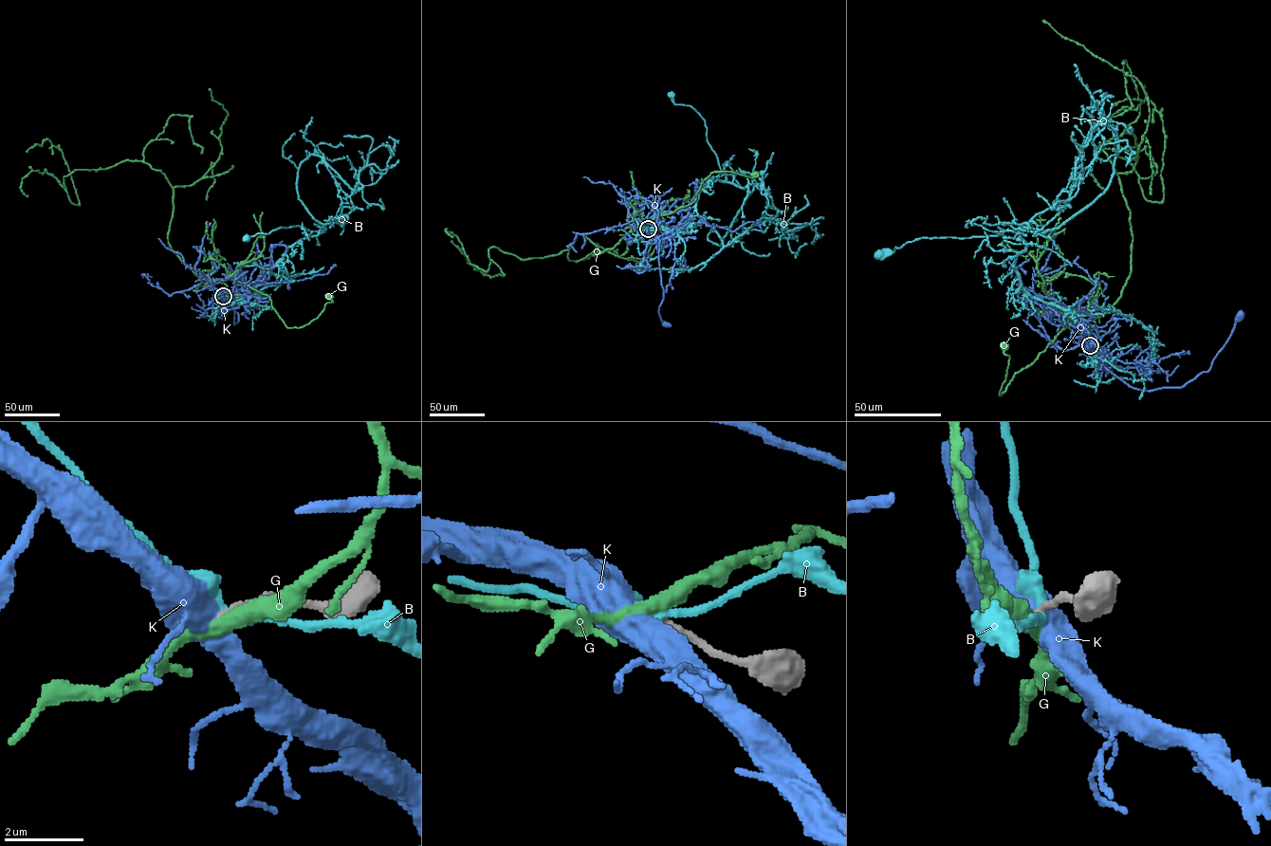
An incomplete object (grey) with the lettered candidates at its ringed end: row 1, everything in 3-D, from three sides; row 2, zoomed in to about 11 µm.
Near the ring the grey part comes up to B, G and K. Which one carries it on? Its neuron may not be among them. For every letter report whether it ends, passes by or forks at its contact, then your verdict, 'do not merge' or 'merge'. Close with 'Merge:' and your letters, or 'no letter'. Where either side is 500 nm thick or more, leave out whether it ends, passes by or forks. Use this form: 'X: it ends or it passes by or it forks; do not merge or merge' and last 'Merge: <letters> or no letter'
B: it passes by; do not merge
G: it passes by; do not merge
K: it forks; do not merge
Merge: no letter

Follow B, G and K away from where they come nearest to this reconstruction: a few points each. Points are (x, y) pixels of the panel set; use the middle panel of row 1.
B: (648, 229), (681, 227), (698, 193), (712, 181), (744, 188), (722, 172), (705, 120), (672, 95)
G: (648, 229), (653, 227), (639, 225), (694, 201), (712, 172), (754, 174)
K: (648, 229), (659, 242), (663, 299), (658, 313), (666, 324)

